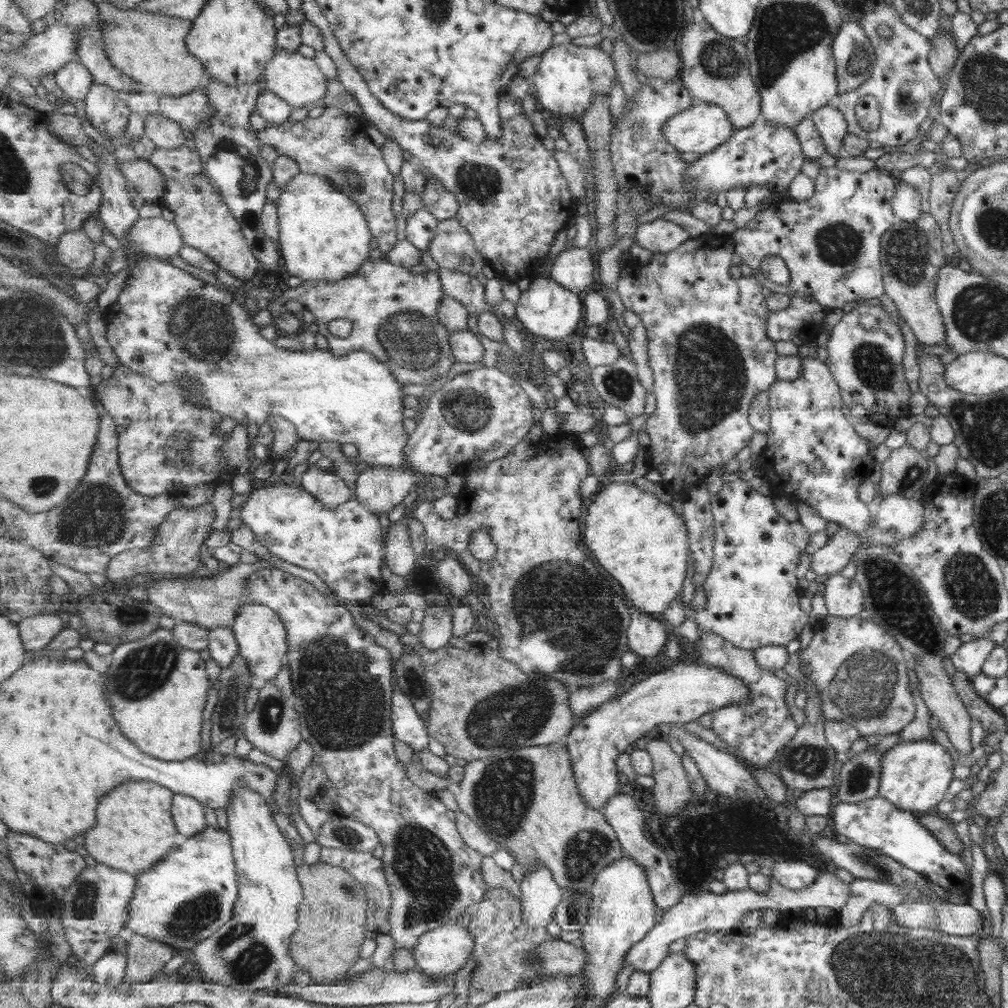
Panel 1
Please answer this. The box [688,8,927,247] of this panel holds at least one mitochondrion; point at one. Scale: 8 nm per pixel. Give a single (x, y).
(718, 58)

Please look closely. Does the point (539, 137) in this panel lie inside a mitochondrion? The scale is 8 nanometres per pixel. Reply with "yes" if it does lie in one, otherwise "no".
no

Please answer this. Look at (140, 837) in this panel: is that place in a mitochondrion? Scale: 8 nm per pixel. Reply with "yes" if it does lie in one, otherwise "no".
no

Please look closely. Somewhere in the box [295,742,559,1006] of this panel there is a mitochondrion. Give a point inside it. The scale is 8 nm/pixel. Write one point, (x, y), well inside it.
(423, 864)

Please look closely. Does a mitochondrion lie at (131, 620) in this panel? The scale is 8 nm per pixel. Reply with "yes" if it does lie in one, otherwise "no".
yes

